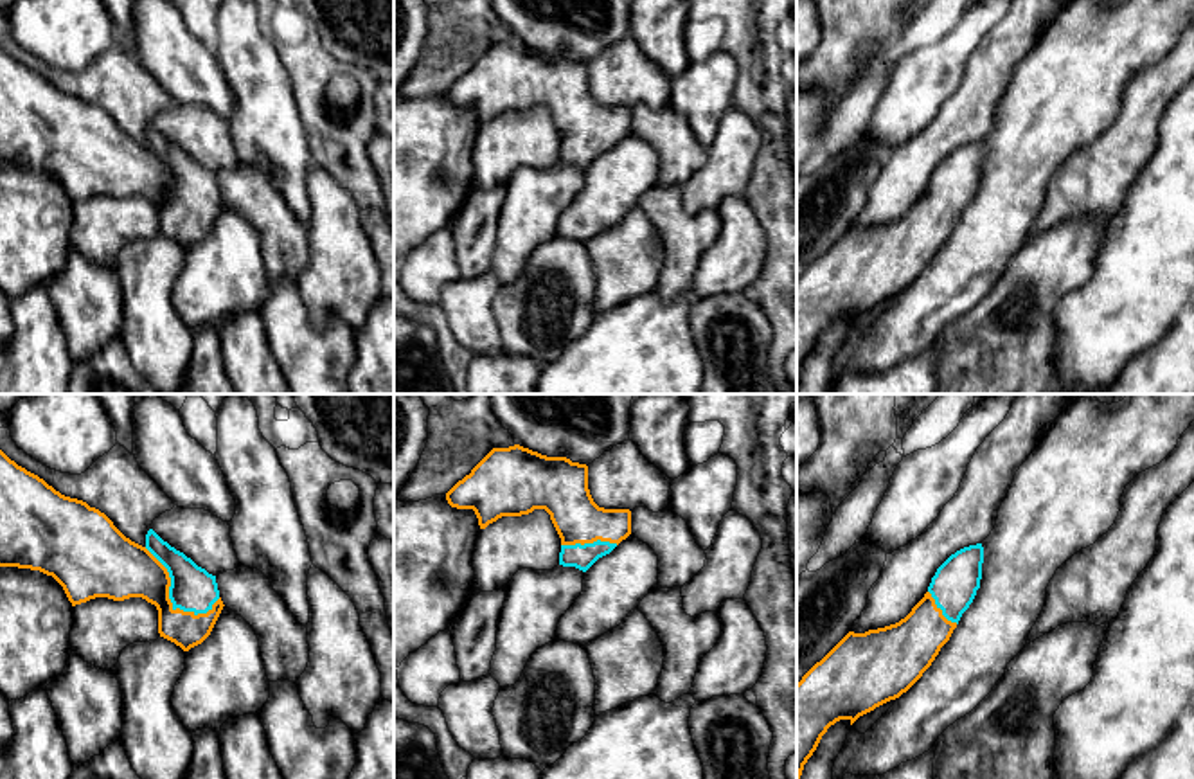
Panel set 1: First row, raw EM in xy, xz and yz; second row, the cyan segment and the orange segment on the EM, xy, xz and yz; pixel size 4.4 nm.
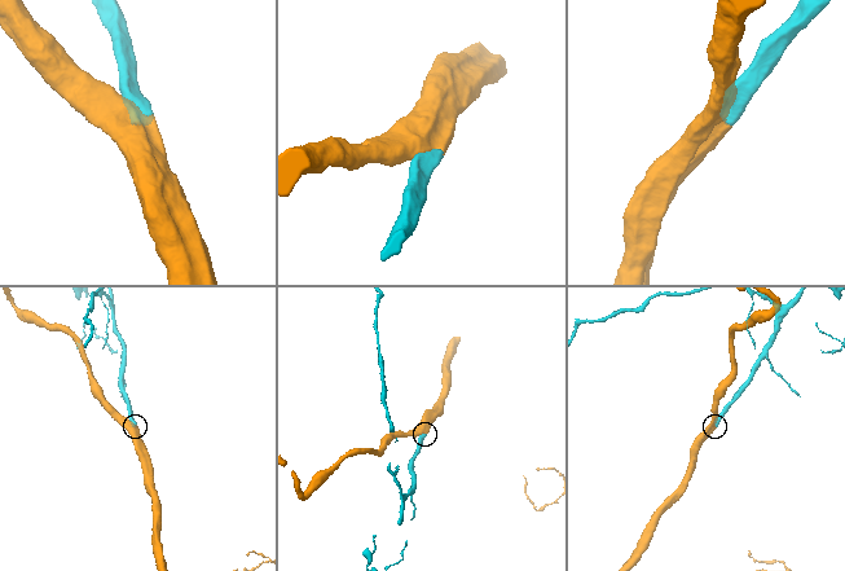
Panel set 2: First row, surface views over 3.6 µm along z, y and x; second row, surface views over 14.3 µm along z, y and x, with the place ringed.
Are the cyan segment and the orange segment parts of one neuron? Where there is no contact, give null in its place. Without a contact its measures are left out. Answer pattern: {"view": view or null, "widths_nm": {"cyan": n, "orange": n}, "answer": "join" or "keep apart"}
{"view": "xy", "widths_nm": {"cyan": 200, "orange": 260}, "answer": "join"}

